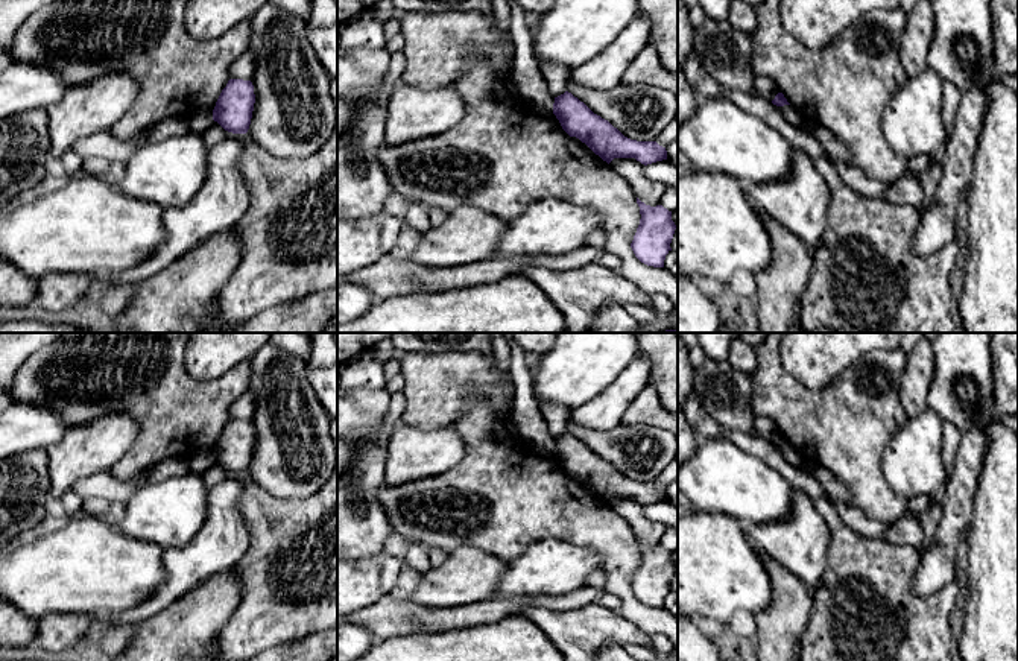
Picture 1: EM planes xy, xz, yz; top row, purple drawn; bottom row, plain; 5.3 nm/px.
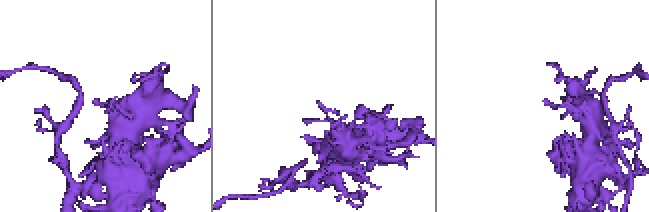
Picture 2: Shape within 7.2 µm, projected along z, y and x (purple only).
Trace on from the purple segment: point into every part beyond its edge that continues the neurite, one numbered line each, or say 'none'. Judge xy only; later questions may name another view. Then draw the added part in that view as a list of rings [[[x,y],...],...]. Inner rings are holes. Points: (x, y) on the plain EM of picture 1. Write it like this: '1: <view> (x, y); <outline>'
none

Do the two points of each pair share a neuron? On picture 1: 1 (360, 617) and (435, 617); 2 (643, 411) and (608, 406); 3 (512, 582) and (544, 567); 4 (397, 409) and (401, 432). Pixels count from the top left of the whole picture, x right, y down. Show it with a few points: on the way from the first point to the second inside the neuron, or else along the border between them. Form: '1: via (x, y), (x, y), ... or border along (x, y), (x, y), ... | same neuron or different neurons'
1: via (379, 617), (417, 617) | same neuron
2: border along (649, 385), (631, 403), (620, 423) | different neurons
3: via (520, 578), (537, 572) | same neuron
4: border along (398, 421), (388, 439), (388, 453), (385, 456) | different neurons

